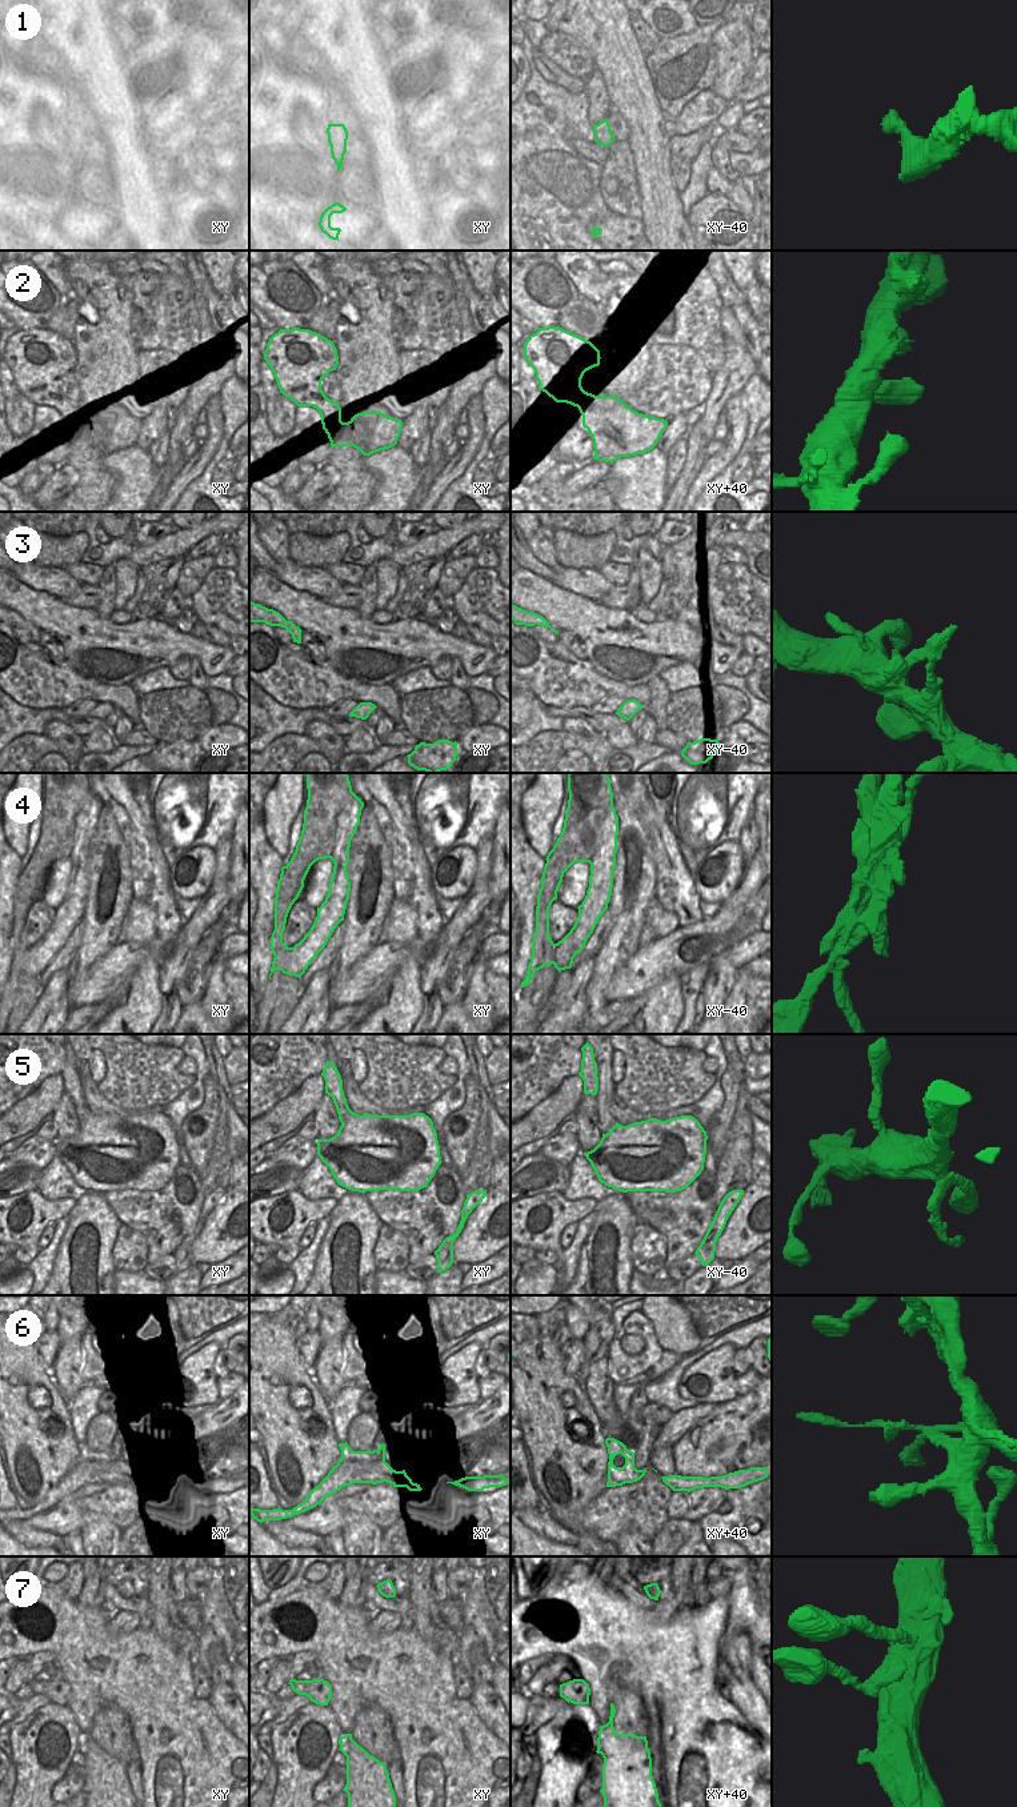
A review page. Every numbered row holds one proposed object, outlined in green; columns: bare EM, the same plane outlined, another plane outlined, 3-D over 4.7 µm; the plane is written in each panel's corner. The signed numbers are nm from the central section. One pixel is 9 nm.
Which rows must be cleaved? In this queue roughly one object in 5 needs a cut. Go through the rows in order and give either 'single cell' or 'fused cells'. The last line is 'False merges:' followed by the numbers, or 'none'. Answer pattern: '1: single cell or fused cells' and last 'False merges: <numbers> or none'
1: single cell
2: single cell
3: single cell
4: fused cells
5: single cell
6: single cell
7: single cell
False merges: 4

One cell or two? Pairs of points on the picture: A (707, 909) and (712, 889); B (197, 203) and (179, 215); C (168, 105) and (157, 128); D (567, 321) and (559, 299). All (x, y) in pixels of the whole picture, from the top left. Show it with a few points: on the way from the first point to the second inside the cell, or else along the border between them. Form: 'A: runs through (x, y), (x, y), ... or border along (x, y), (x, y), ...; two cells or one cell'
A: border along (701, 898), (720, 904); two cells
B: runs through (193, 207), (187, 213), (183, 213); one cell
C: runs through (168, 111), (168, 115), (160, 123); one cell
D: border along (581, 296), (556, 324); two cells

